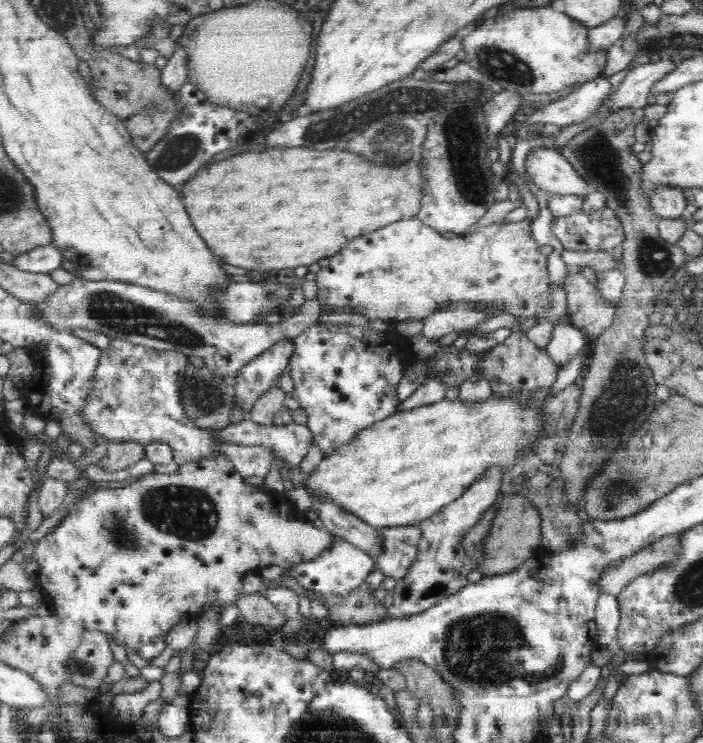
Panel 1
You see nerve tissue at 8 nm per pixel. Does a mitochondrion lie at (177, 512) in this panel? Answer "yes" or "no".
yes

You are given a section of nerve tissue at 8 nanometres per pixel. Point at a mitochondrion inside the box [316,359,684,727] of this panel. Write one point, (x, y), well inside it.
(489, 649)

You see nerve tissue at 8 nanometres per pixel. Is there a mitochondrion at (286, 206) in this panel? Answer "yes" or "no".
no

